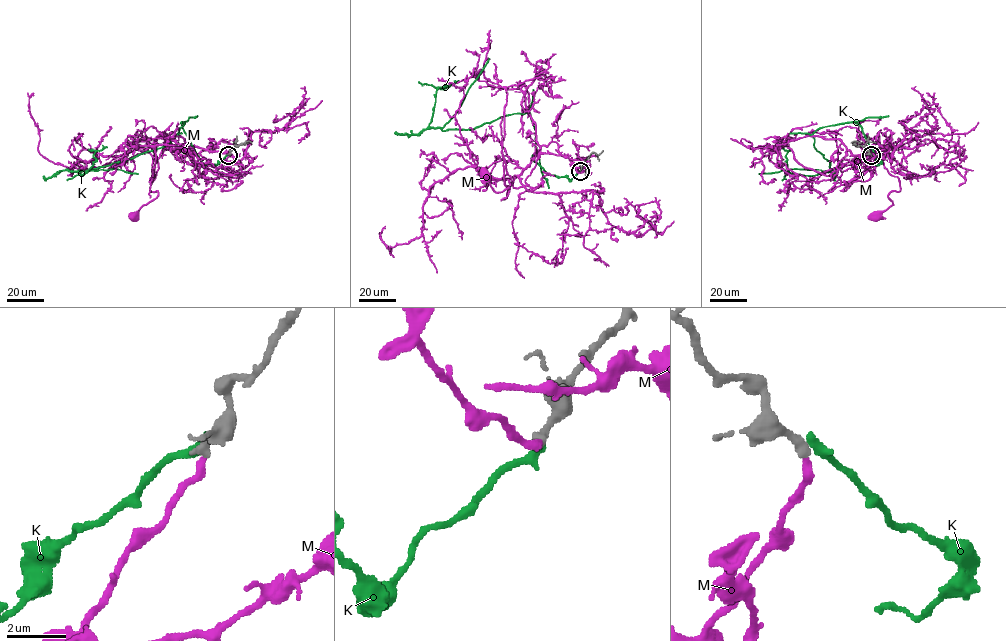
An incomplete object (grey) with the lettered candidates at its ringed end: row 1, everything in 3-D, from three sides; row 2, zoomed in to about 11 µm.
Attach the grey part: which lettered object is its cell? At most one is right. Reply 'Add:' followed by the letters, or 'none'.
Add: M

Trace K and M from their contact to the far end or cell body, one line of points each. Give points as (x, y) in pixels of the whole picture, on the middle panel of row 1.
K: (580, 171), (570, 180), (534, 161), (528, 112), (472, 129), (429, 126), (437, 90), (458, 80)
M: (580, 171), (551, 141), (519, 174), (503, 180), (510, 185), (501, 200), (509, 188), (496, 192), (486, 174)

